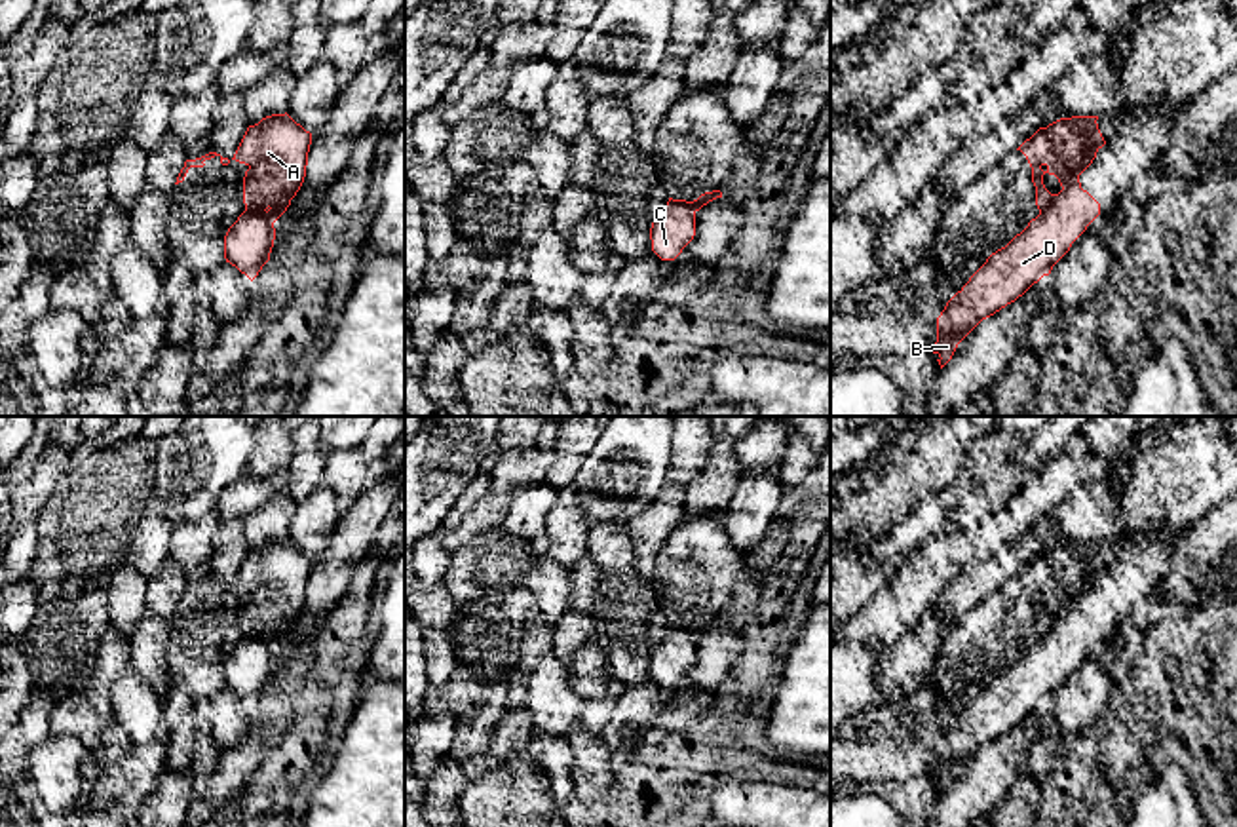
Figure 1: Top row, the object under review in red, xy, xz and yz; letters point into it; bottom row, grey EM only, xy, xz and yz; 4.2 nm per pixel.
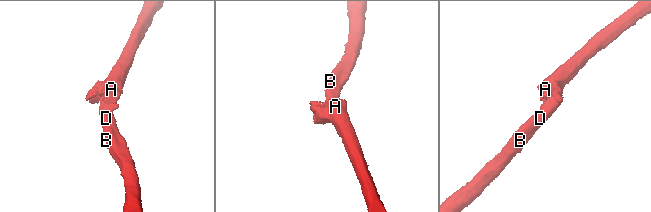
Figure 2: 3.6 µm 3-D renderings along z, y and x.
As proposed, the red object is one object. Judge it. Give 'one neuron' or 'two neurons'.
two neurons

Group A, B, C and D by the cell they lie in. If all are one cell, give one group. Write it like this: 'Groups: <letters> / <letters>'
Groups: A / B C D

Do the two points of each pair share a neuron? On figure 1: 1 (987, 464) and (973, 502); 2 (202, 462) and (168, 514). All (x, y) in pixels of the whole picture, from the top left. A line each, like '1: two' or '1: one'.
1: one
2: one

